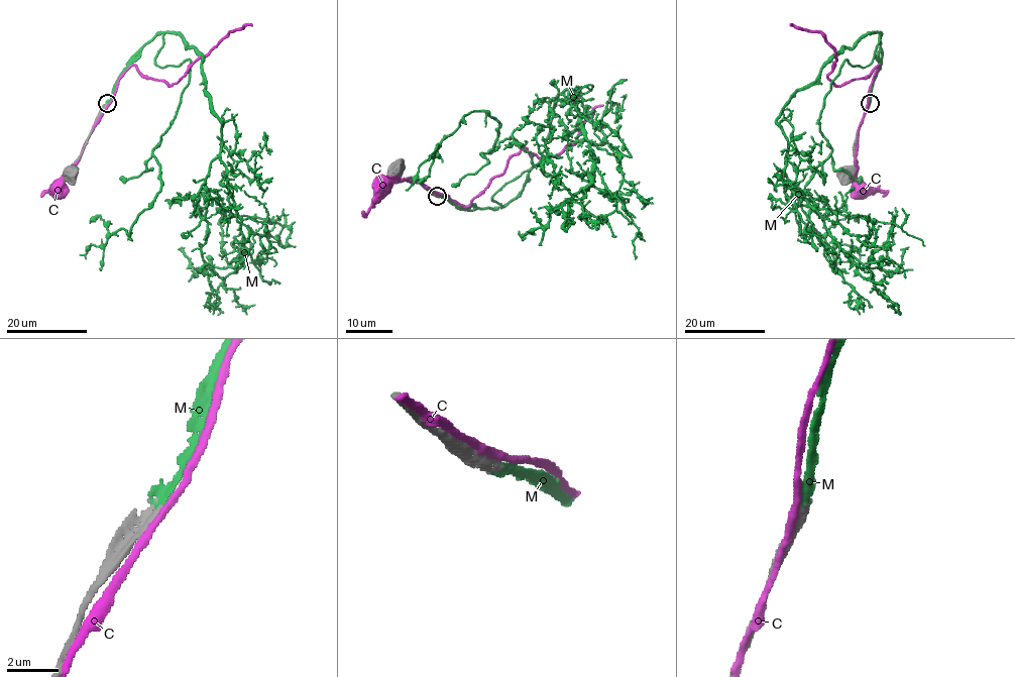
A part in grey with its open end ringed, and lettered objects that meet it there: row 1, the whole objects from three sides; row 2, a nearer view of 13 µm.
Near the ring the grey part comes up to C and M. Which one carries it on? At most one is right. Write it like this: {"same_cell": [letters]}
{"same_cell": ["M"]}

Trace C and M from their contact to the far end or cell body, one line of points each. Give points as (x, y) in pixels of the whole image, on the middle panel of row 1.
C: (434, 192), (425, 184), (409, 181), (384, 181), (380, 185)
M: (437, 196), (478, 208), (516, 197), (546, 154), (549, 112), (567, 89), (590, 142), (591, 182), (526, 237)

